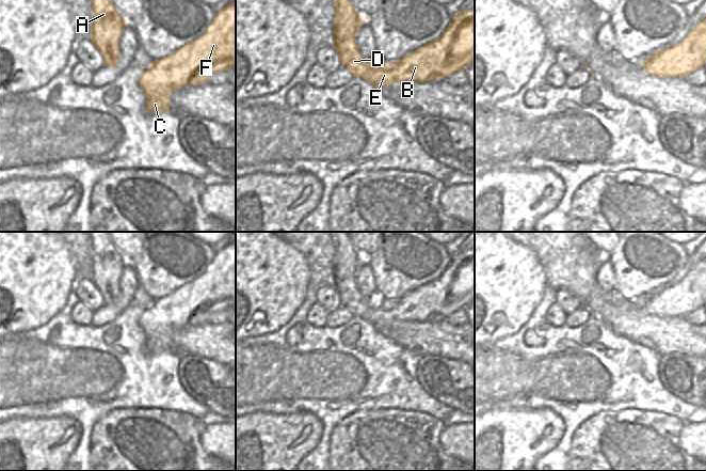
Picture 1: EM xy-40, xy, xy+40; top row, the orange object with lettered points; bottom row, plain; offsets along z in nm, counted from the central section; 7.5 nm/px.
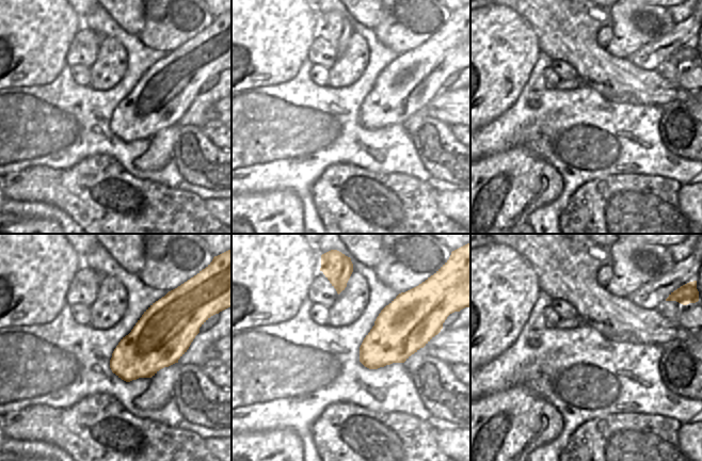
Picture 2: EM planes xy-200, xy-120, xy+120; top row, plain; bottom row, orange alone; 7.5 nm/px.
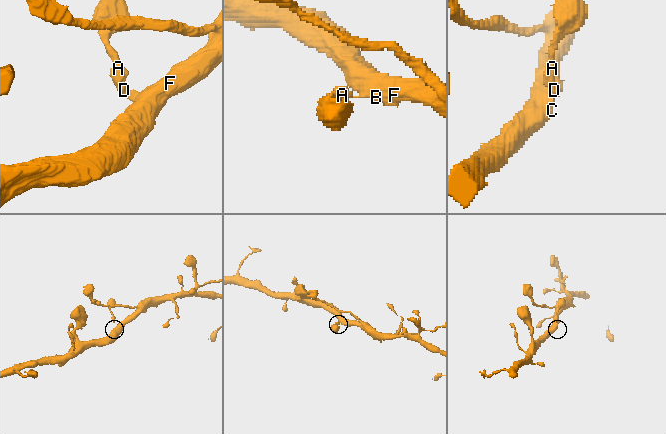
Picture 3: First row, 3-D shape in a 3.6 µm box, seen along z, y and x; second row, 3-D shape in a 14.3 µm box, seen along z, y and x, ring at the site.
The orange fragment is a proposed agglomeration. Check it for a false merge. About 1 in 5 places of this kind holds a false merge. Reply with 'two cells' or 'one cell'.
one cell

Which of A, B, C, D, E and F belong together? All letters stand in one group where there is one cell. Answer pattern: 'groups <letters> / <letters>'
groups A B C D E F

